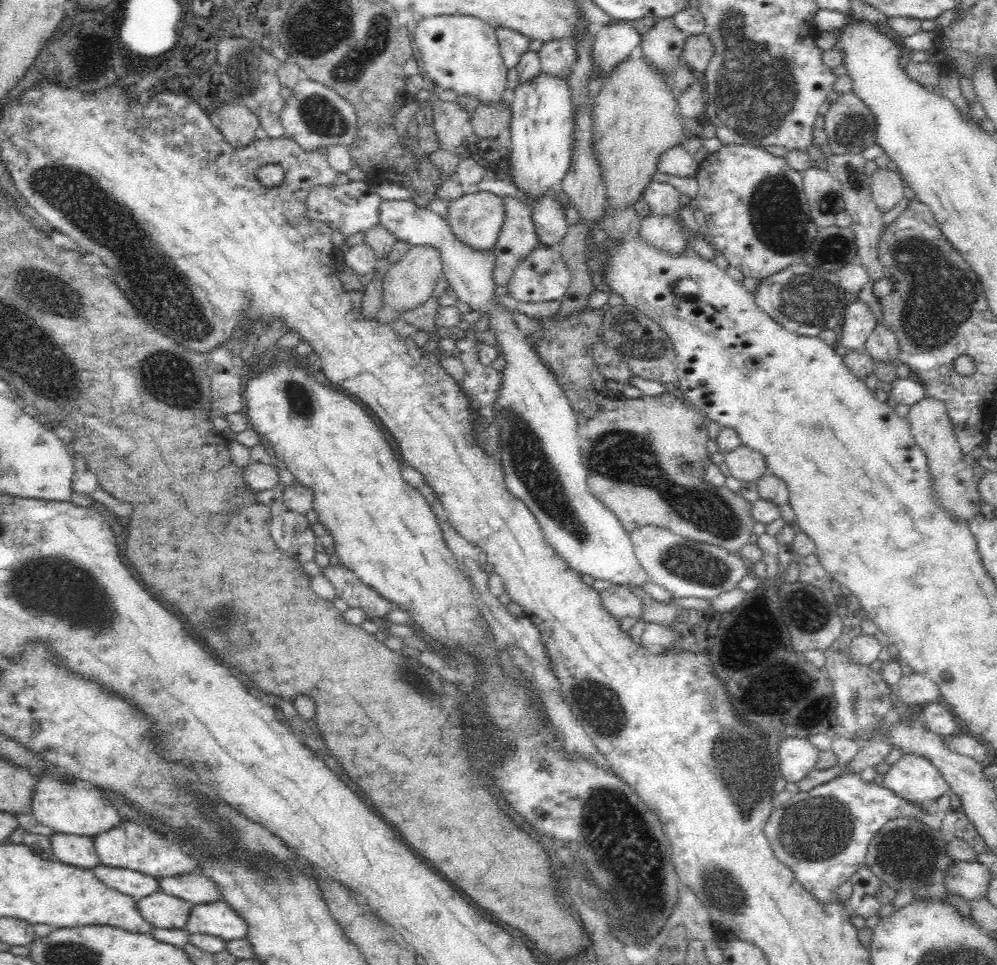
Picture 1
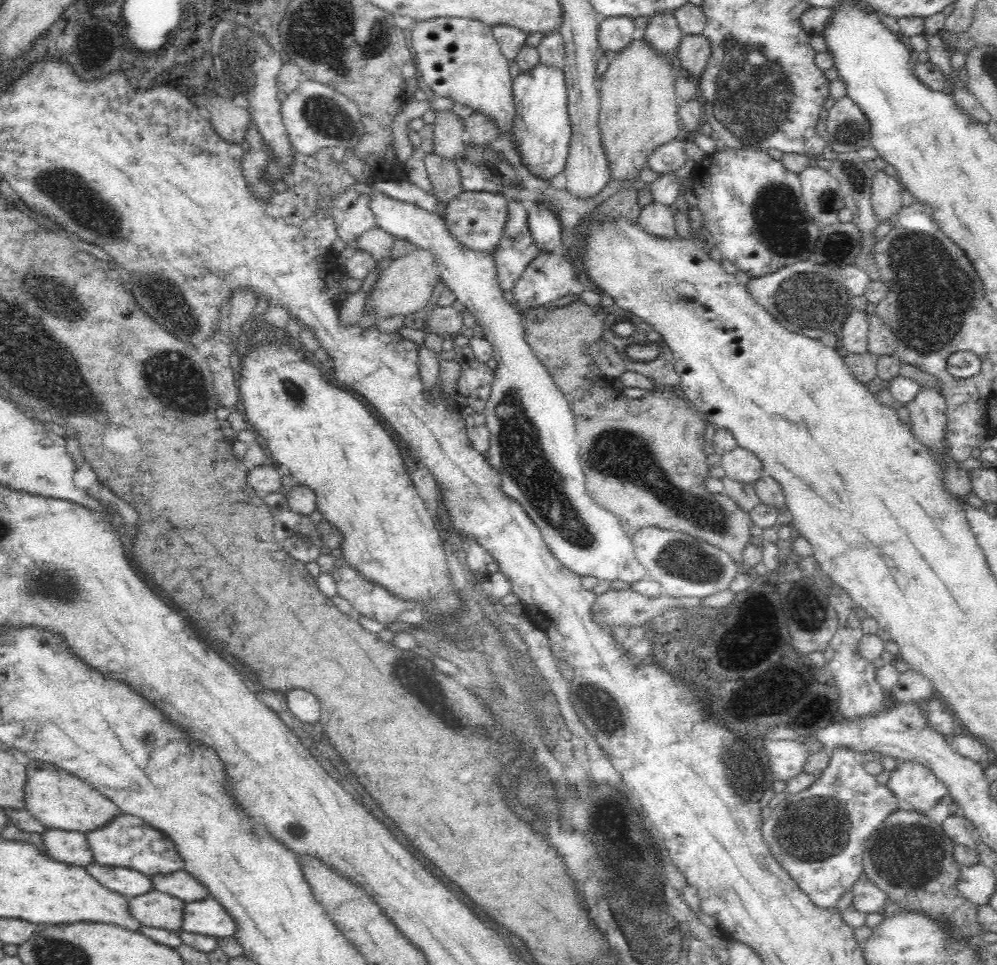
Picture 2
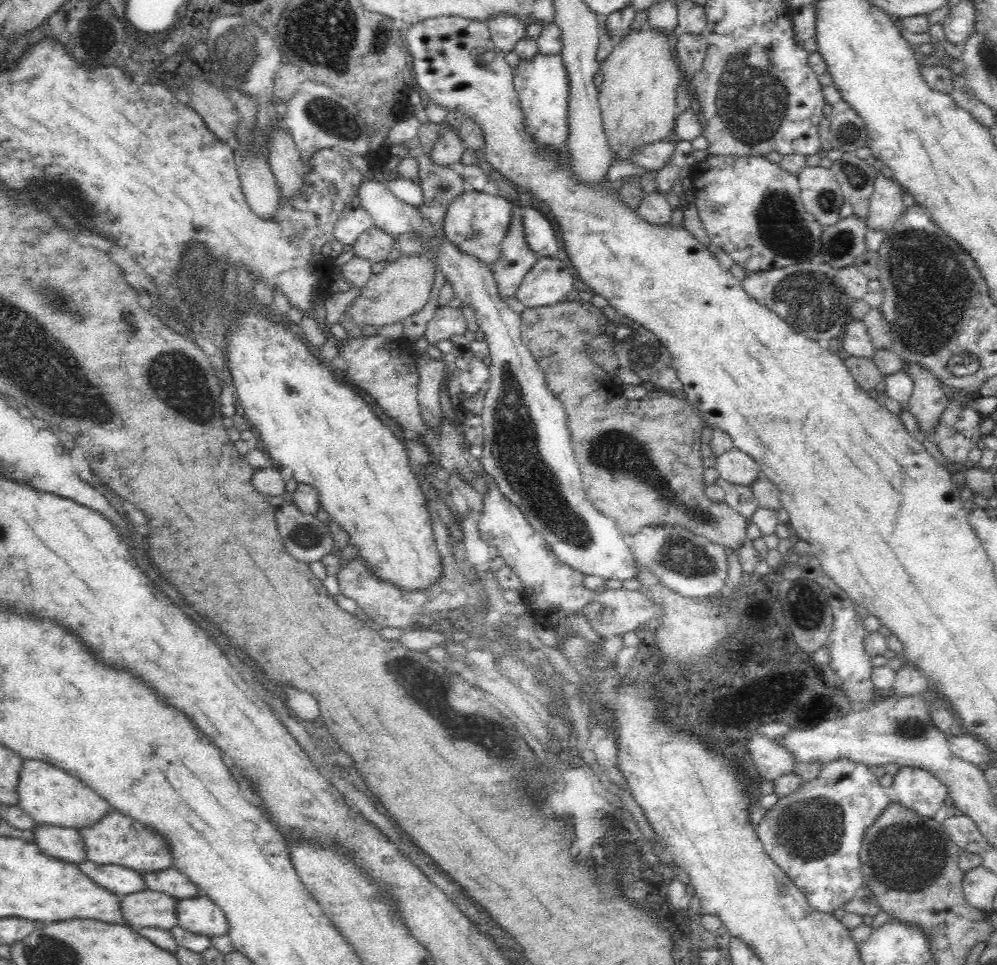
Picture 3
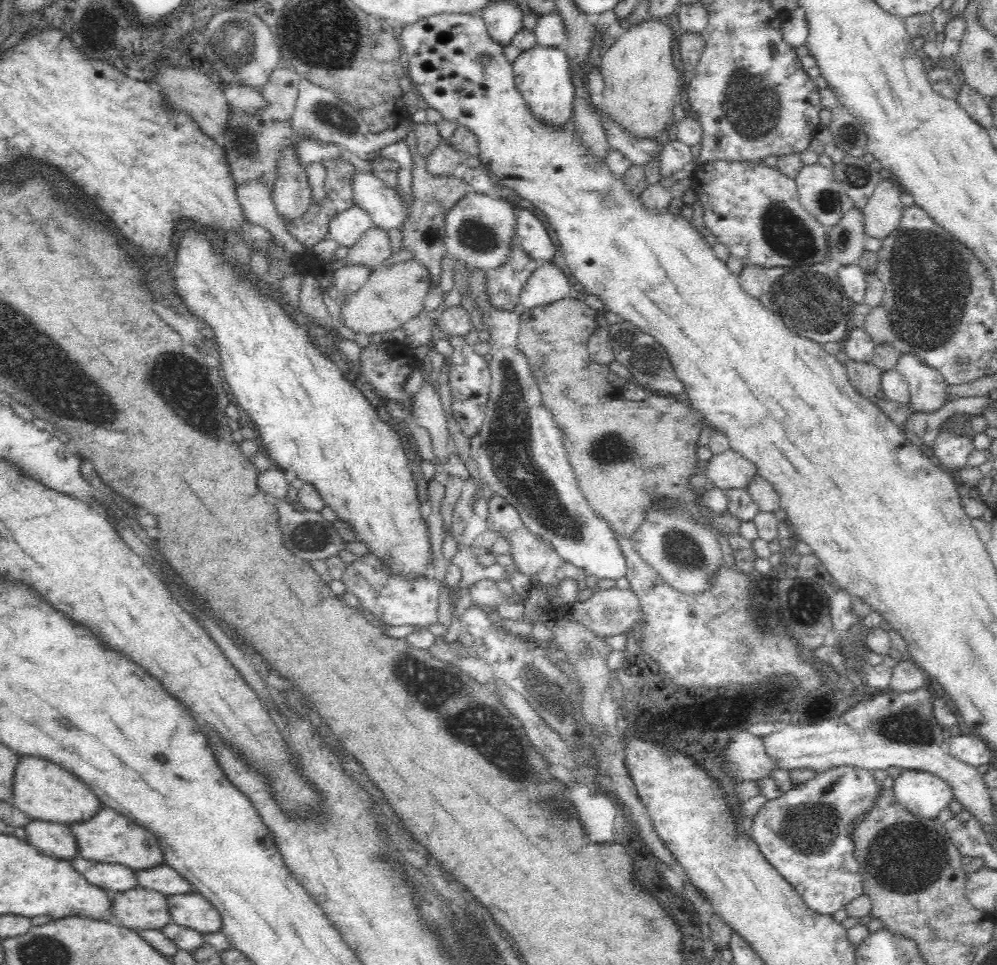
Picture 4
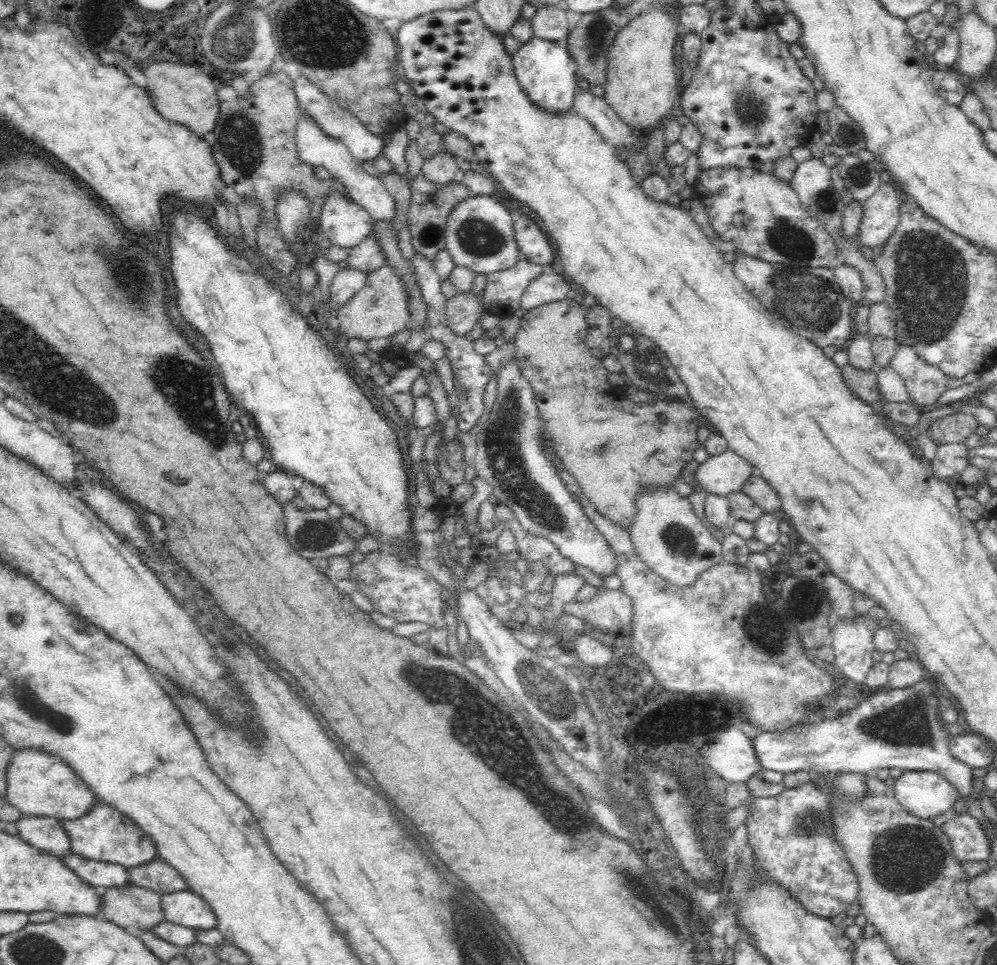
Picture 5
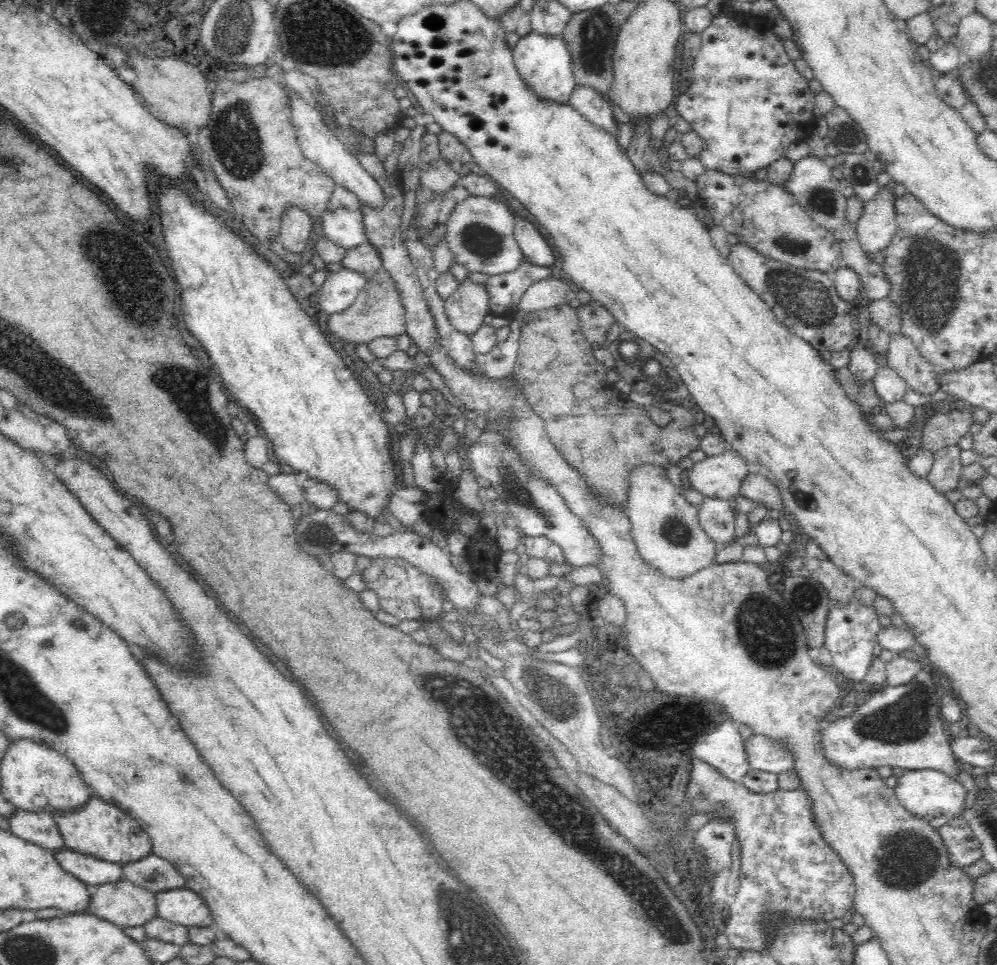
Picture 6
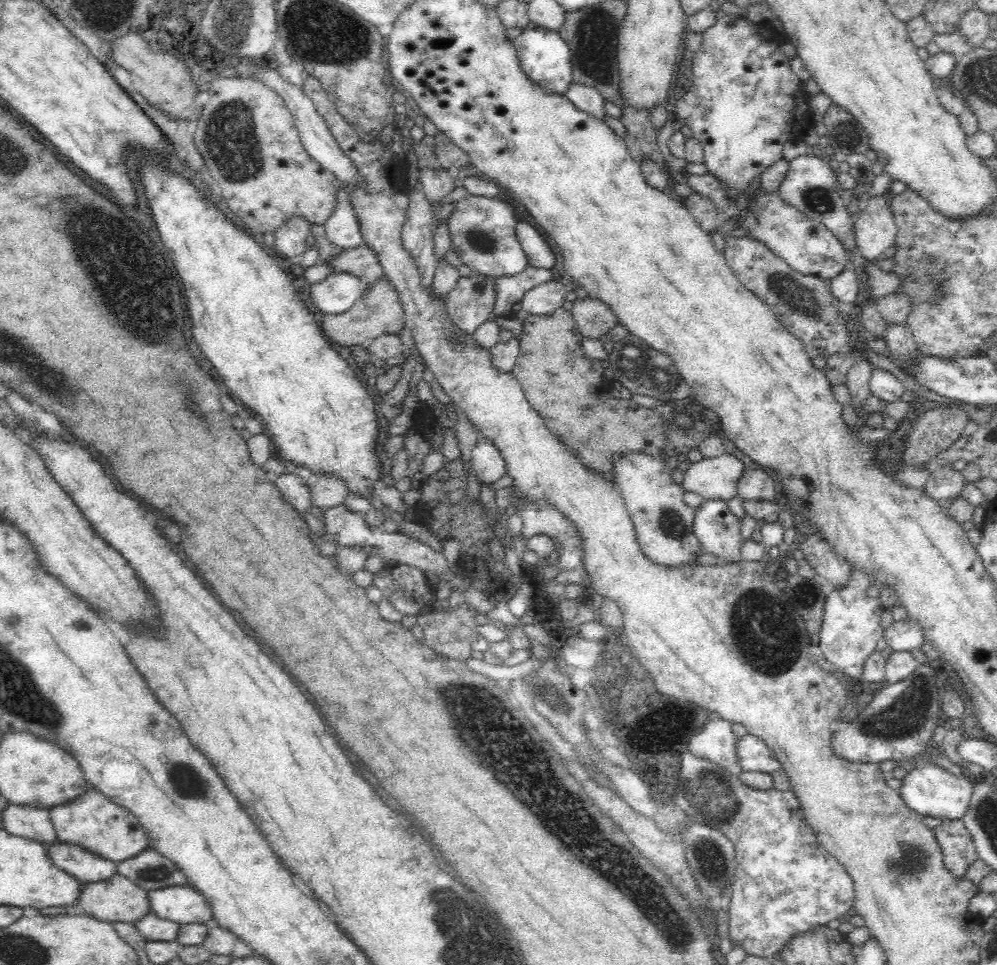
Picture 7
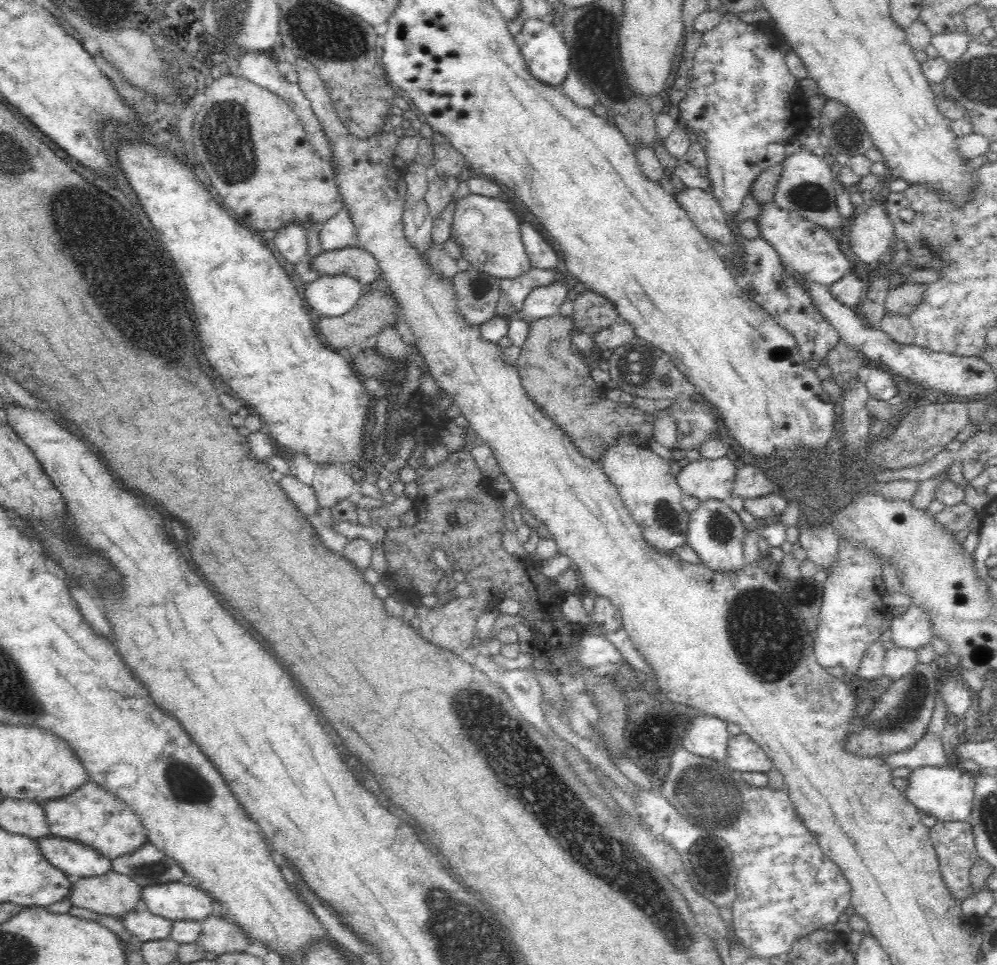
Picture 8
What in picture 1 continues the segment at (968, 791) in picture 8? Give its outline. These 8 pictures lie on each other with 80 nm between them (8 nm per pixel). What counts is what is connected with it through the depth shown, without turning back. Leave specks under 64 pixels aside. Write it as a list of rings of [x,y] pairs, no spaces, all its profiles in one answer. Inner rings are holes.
[[[920,753],[904,754],[883,776],[881,785],[909,802],[926,806],[951,786],[932,760]]]

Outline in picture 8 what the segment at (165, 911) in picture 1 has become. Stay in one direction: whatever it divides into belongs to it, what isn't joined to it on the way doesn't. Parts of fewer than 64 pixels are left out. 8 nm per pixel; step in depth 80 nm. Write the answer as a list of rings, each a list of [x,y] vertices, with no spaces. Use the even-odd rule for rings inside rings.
[[[113,871],[102,877],[81,879],[73,883],[69,900],[78,908],[91,910],[100,916],[110,916],[110,918],[126,918],[130,912],[143,908],[142,887],[132,878]]]

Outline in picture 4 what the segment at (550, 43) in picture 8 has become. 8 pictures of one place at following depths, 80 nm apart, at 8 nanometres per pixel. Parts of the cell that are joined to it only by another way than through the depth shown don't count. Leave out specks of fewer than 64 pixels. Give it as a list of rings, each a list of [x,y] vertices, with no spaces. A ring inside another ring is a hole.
[[[536,44],[529,52],[521,53],[512,66],[515,85],[535,122],[553,132],[562,132],[564,128],[569,127],[573,115],[574,87],[570,63],[564,50],[544,48]]]

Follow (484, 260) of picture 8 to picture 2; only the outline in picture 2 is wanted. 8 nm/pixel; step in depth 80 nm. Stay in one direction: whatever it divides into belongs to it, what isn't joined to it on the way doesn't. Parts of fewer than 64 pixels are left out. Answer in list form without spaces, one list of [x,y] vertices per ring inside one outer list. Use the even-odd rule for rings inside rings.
[[[462,191],[446,202],[442,215],[448,231],[460,244],[479,252],[494,251],[507,219],[506,197],[500,192]]]

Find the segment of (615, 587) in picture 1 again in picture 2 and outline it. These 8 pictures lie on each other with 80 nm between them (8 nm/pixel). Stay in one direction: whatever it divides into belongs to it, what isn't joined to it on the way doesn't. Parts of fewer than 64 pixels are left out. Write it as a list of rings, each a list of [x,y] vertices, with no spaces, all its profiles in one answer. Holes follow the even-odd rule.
[[[608,589],[597,595],[592,604],[594,614],[600,623],[608,623],[612,628],[628,623],[628,625],[644,626],[655,616],[662,615],[672,608],[690,609],[690,602],[698,602],[694,597],[673,597],[663,592],[659,596],[648,597],[632,589]]]

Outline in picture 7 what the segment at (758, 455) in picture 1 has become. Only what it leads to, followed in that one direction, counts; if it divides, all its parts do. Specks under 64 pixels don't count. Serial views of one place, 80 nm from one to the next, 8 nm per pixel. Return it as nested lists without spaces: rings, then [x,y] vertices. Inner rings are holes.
[[[728,453],[687,463],[681,486],[703,498],[727,501],[738,495],[738,480],[744,474],[744,462]]]

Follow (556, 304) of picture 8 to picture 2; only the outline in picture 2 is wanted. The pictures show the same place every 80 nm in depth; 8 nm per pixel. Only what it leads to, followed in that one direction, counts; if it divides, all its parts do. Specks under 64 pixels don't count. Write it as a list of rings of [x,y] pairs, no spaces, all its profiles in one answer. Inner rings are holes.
[[[559,251],[540,252],[522,270],[511,292],[526,309],[555,304],[575,289],[572,267]]]

